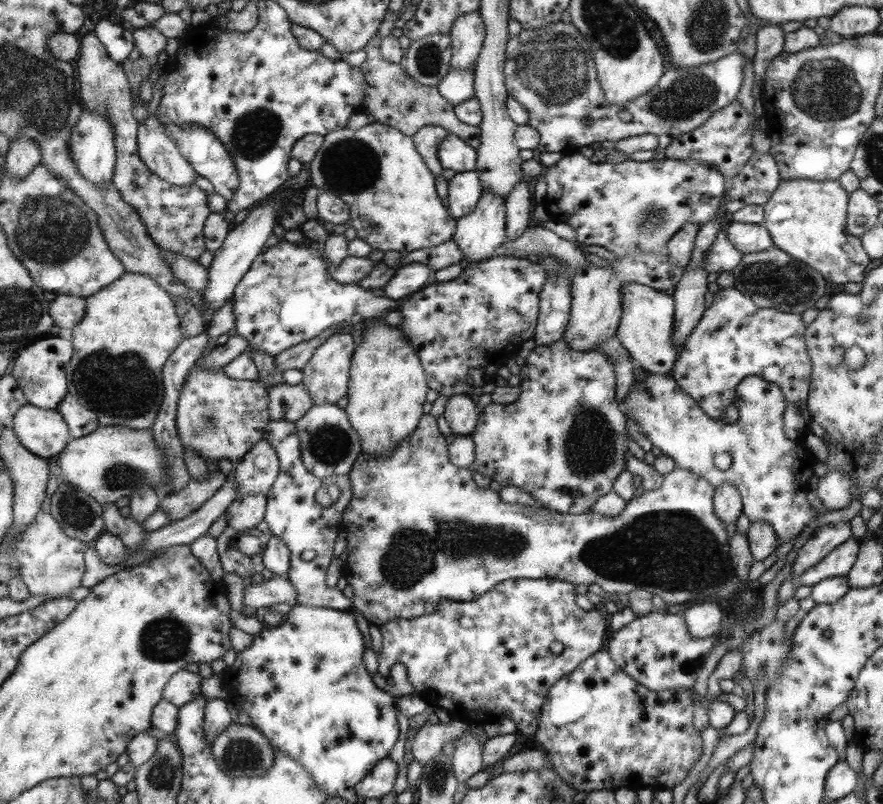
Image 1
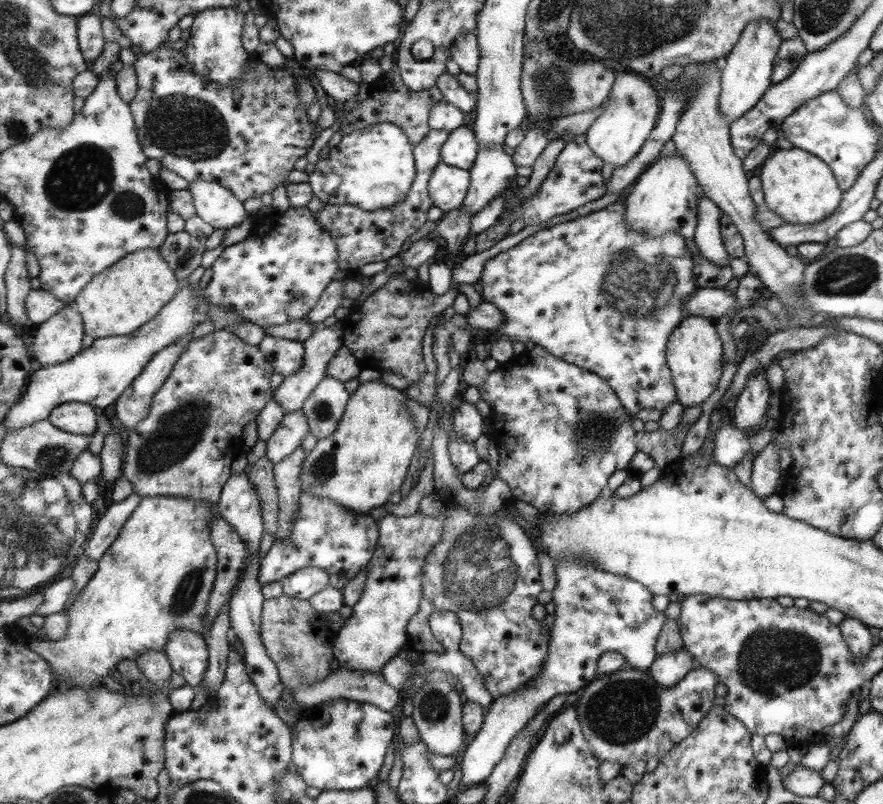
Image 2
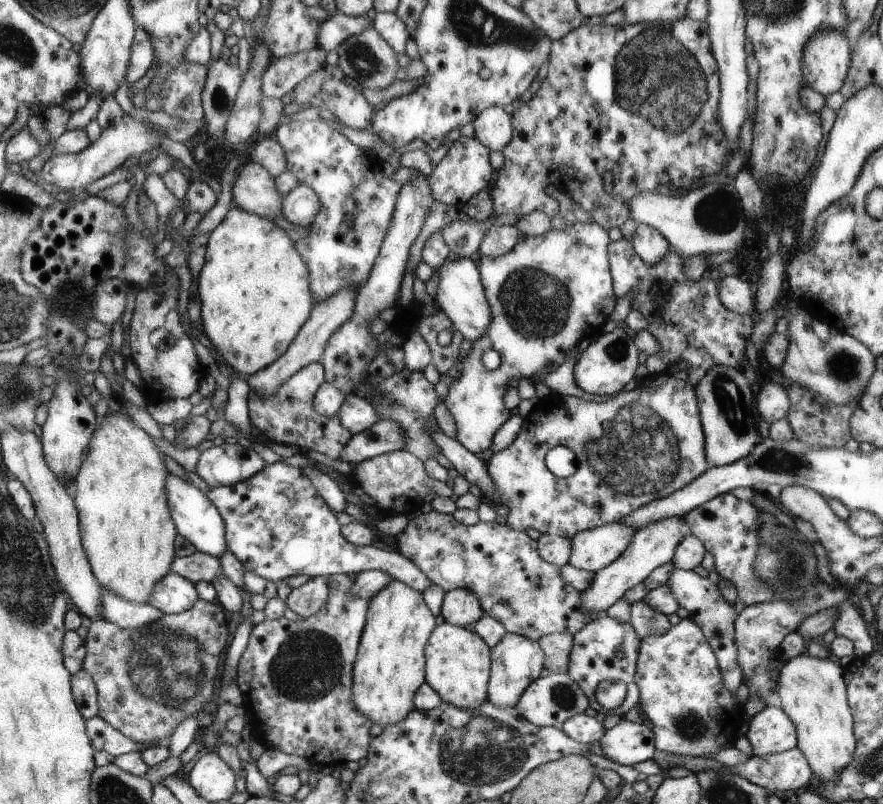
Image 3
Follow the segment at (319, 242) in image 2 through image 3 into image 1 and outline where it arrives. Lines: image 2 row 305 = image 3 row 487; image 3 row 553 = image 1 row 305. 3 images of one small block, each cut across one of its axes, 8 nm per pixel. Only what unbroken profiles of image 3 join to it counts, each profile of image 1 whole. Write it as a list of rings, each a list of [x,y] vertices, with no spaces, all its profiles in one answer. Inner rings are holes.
[[[284,238],[259,254],[232,297],[236,334],[246,338],[254,350],[273,357],[356,314],[364,321],[380,319],[392,310],[400,310],[402,303],[402,299],[376,296],[360,285],[338,283],[316,249]]]

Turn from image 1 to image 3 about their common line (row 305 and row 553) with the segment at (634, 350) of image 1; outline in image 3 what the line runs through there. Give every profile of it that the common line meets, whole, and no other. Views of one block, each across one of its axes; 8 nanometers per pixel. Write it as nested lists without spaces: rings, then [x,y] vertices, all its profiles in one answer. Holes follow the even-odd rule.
[[[672,516],[652,522],[635,531],[631,544],[627,546],[622,556],[616,558],[610,566],[596,572],[592,586],[586,592],[581,592],[584,610],[605,613],[627,590],[639,585],[654,569],[673,562],[676,547],[687,535],[686,526],[687,522],[682,516]]]

